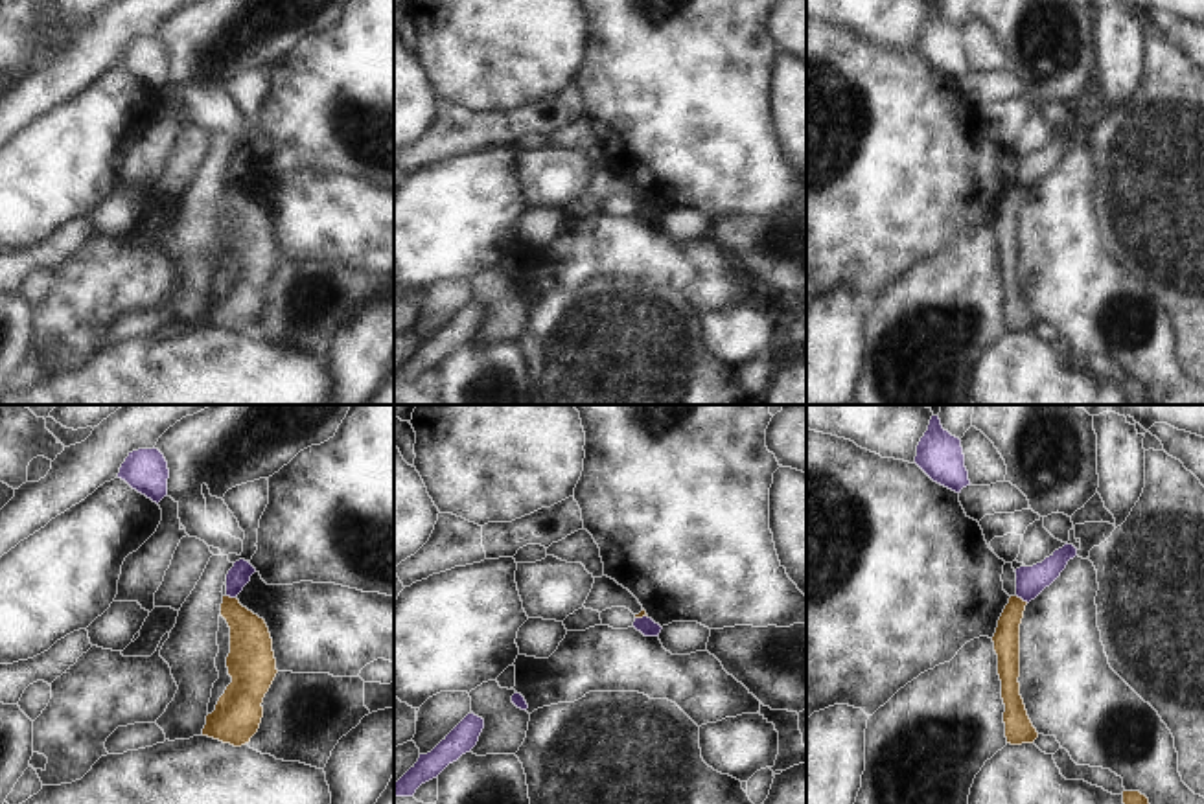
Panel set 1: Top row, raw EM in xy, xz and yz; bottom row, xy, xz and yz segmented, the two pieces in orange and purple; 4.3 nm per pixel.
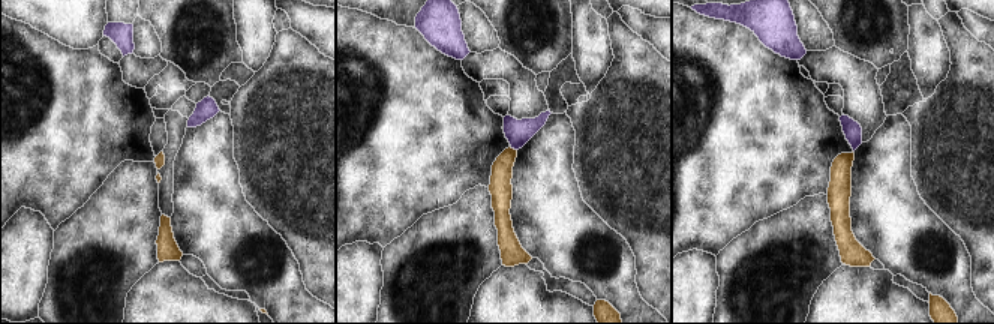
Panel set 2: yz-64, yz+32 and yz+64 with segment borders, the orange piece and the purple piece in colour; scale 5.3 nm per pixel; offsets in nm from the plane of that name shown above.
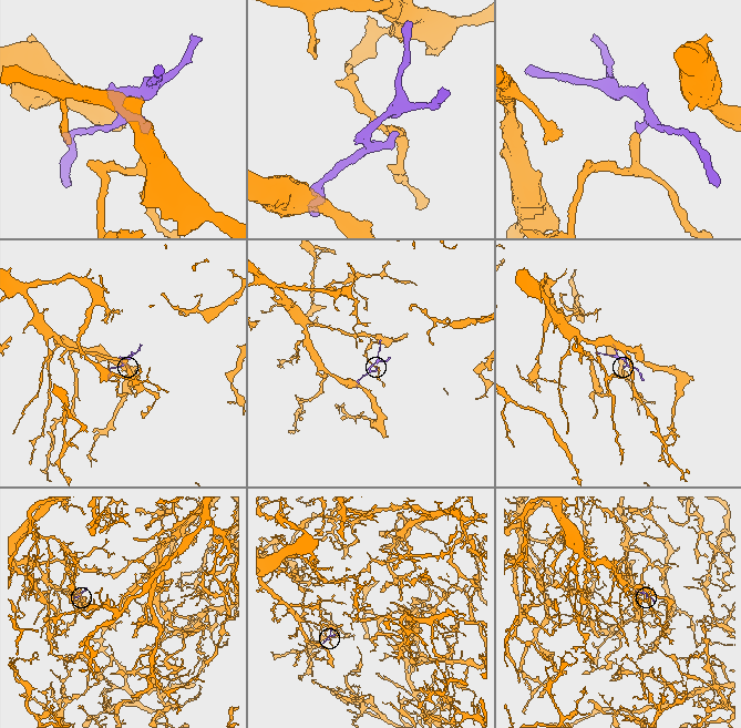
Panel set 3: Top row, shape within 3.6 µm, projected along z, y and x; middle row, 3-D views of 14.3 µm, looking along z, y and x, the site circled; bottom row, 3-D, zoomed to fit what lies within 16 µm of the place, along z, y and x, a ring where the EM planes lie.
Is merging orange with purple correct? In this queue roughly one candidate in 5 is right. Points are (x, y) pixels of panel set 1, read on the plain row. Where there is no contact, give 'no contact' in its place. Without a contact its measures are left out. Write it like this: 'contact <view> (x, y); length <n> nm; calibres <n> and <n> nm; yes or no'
contact yz (1020, 186); length 70 nm; calibres 120 and 130 nm; no

